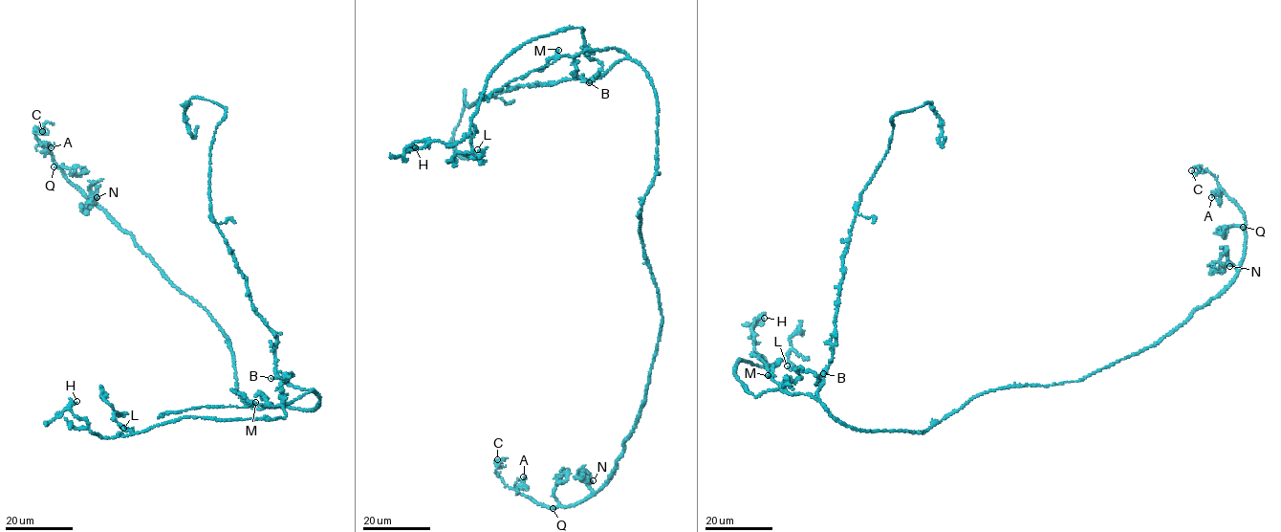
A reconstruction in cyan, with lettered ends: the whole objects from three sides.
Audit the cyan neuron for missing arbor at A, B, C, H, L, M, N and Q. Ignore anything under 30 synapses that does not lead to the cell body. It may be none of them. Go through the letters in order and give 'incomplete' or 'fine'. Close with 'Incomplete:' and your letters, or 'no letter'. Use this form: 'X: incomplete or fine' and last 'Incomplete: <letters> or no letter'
A: fine
B: fine
C: fine
H: fine
L: fine
M: fine
N: fine
Q: incomplete
Incomplete: Q

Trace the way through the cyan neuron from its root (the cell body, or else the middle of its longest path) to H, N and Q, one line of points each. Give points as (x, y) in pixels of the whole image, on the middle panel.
H: (656, 167), (650, 77), (619, 51), (590, 49), (579, 28), (499, 62), (461, 141), (405, 150), (415, 147)
N: (656, 167), (640, 216), (662, 314), (657, 349), (645, 404), (617, 469), (596, 492), (588, 483), (593, 480)
Q: (656, 167), (640, 216), (662, 314), (645, 404), (603, 488), (571, 505), (553, 508)

